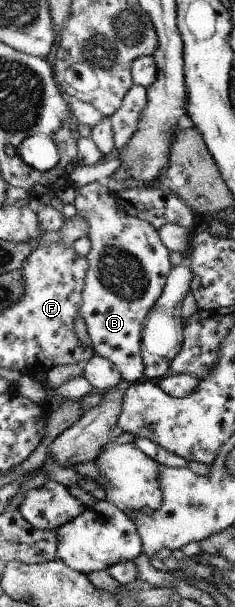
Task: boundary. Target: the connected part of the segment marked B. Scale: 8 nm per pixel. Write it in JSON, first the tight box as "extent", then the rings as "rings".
{"extent":[75,184,171,382],"rings":[[[95,184],[76,191],[75,206],[88,222],[88,237],[91,250],[86,256],[89,263],[87,284],[84,287],[84,303],[81,318],[85,319],[88,335],[93,341],[95,353],[109,359],[127,382],[141,382],[145,379],[143,361],[143,323],[153,307],[160,300],[167,286],[167,275],[171,271],[169,251],[161,242],[159,231],[147,220],[125,213],[120,203],[109,192]]]}

